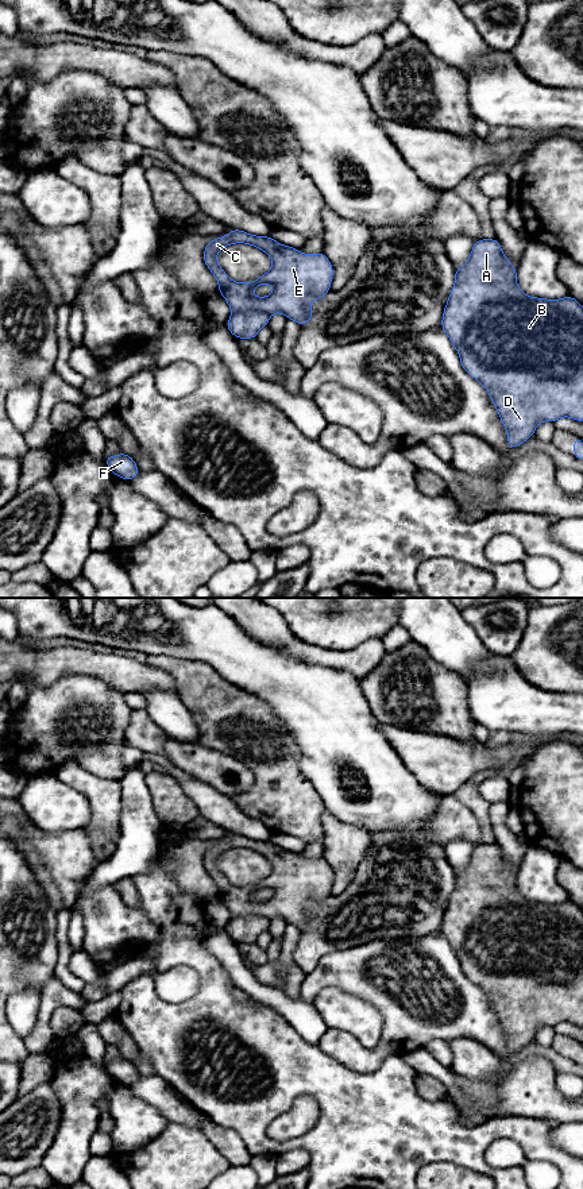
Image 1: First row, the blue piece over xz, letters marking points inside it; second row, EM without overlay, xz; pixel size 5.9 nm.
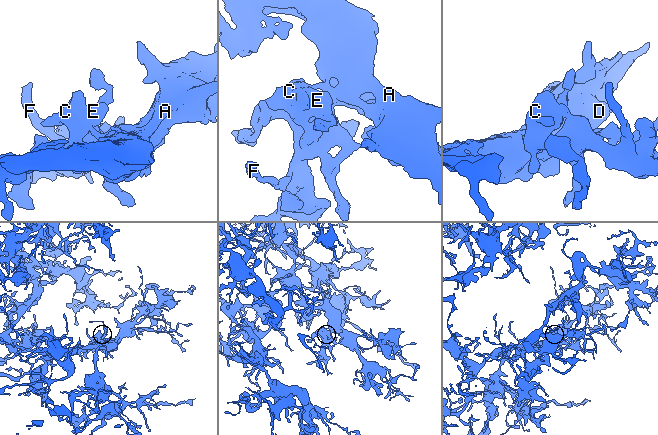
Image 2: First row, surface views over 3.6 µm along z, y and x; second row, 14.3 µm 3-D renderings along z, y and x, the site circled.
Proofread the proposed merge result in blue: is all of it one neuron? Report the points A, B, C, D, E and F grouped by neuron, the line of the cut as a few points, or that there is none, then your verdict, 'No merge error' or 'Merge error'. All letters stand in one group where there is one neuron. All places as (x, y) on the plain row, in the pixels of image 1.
Groups: A B C D E F. No split. No merge error

